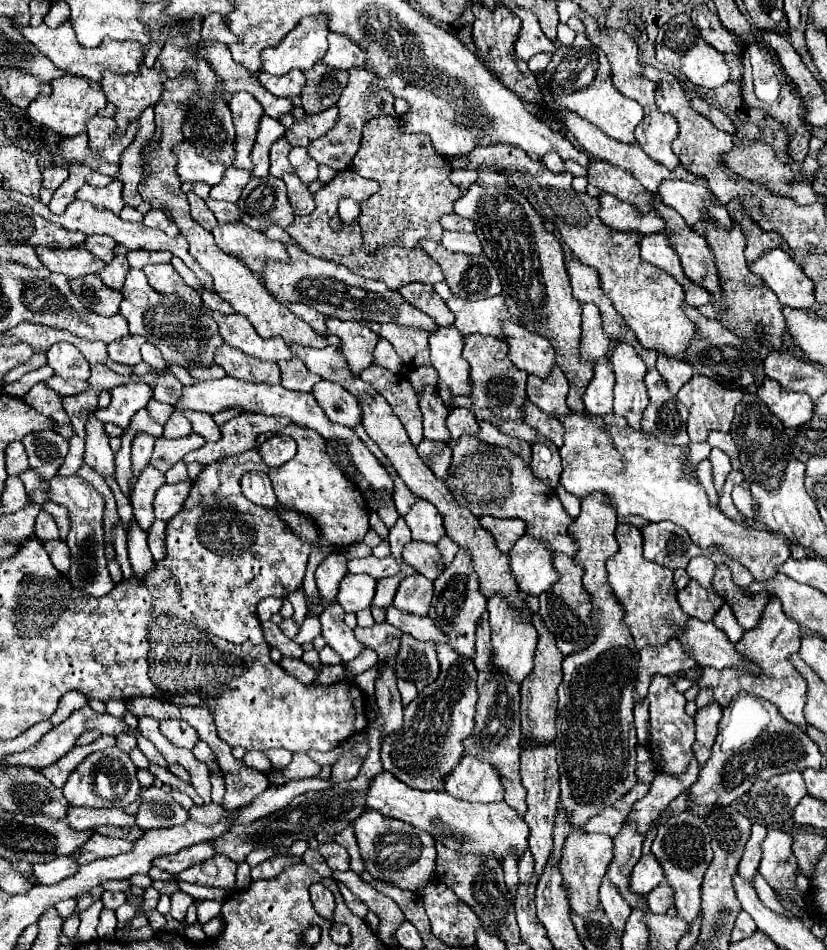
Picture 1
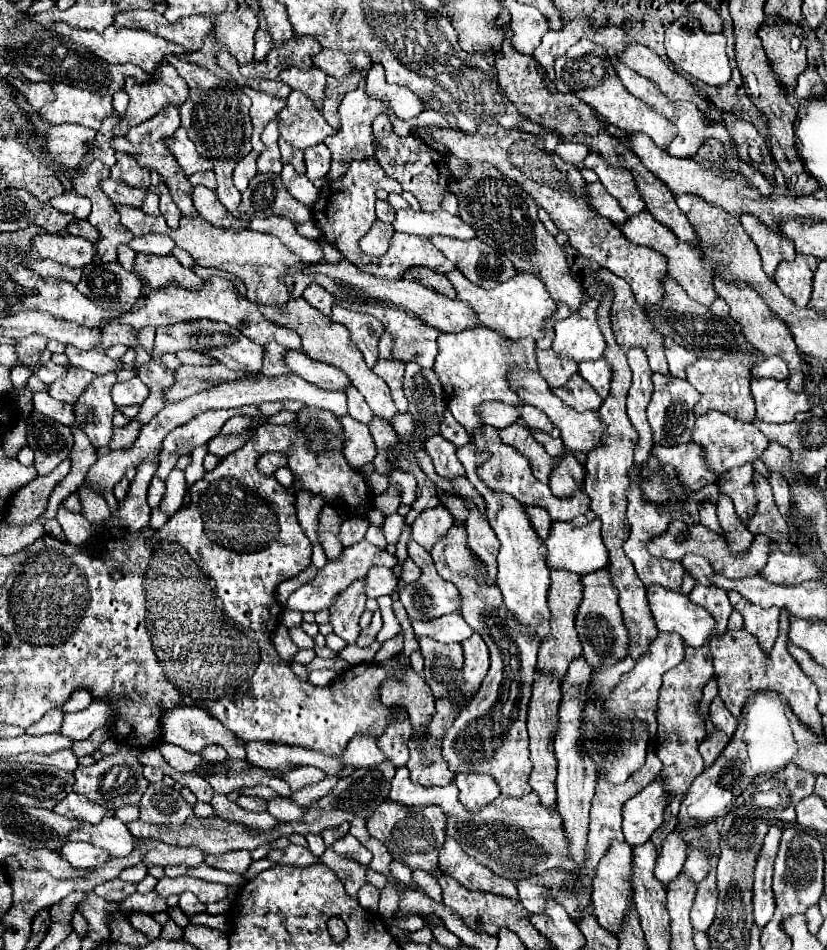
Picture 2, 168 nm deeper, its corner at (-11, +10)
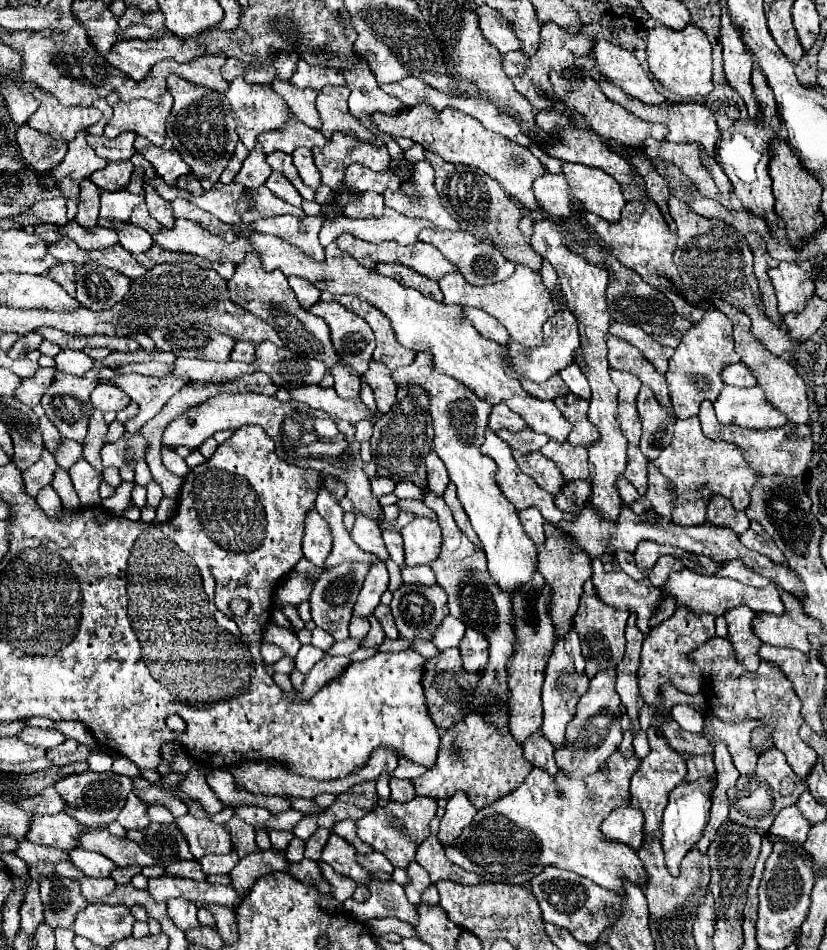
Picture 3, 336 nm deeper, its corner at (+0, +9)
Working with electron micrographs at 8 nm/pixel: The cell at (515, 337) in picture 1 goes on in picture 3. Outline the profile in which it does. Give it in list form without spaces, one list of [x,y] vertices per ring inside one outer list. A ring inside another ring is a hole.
[[[554,374],[552,378],[548,378],[542,384],[534,384],[534,382],[528,382],[528,380],[522,380],[522,386],[524,386],[526,392],[530,392],[532,396],[536,396],[540,400],[554,400],[556,396],[568,392],[568,386],[560,378],[560,374]]]

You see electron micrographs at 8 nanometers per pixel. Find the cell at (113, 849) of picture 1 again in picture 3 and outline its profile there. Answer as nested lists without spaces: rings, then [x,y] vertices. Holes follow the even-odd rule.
[[[54,814],[54,816],[34,816],[32,830],[28,832],[28,840],[52,848],[72,850],[80,846],[82,834],[86,834],[80,822],[70,818],[68,814]]]

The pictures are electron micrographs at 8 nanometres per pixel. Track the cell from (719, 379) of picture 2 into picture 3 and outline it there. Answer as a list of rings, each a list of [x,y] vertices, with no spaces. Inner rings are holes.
[[[708,310],[698,326],[684,334],[674,356],[670,358],[670,370],[666,372],[666,380],[670,386],[670,400],[676,418],[696,416],[704,400],[716,402],[720,390],[724,388],[722,368],[734,362],[740,362],[740,354],[734,350],[732,324],[720,310]]]

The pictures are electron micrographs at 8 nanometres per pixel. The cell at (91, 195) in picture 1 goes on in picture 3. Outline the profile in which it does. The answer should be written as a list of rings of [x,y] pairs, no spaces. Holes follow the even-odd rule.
[[[128,190],[120,192],[102,192],[102,204],[100,204],[100,218],[104,220],[120,220],[128,222],[130,212],[134,206],[138,206],[144,198],[138,194],[132,194]]]

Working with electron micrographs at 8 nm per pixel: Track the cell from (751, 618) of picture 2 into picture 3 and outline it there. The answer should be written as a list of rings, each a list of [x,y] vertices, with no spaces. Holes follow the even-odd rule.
[[[740,606],[726,610],[724,618],[728,622],[728,640],[736,650],[736,658],[744,664],[746,670],[756,670],[760,664],[758,650],[762,646],[762,640],[754,634],[752,628],[756,612],[748,606]]]

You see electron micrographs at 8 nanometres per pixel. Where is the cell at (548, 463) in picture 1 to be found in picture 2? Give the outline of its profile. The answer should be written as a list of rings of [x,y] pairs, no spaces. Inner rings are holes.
[[[567,455],[563,459],[557,459],[557,465],[555,465],[555,471],[551,475],[549,487],[559,499],[573,497],[575,491],[583,489],[585,473],[587,471],[583,469],[583,465],[575,457]]]

